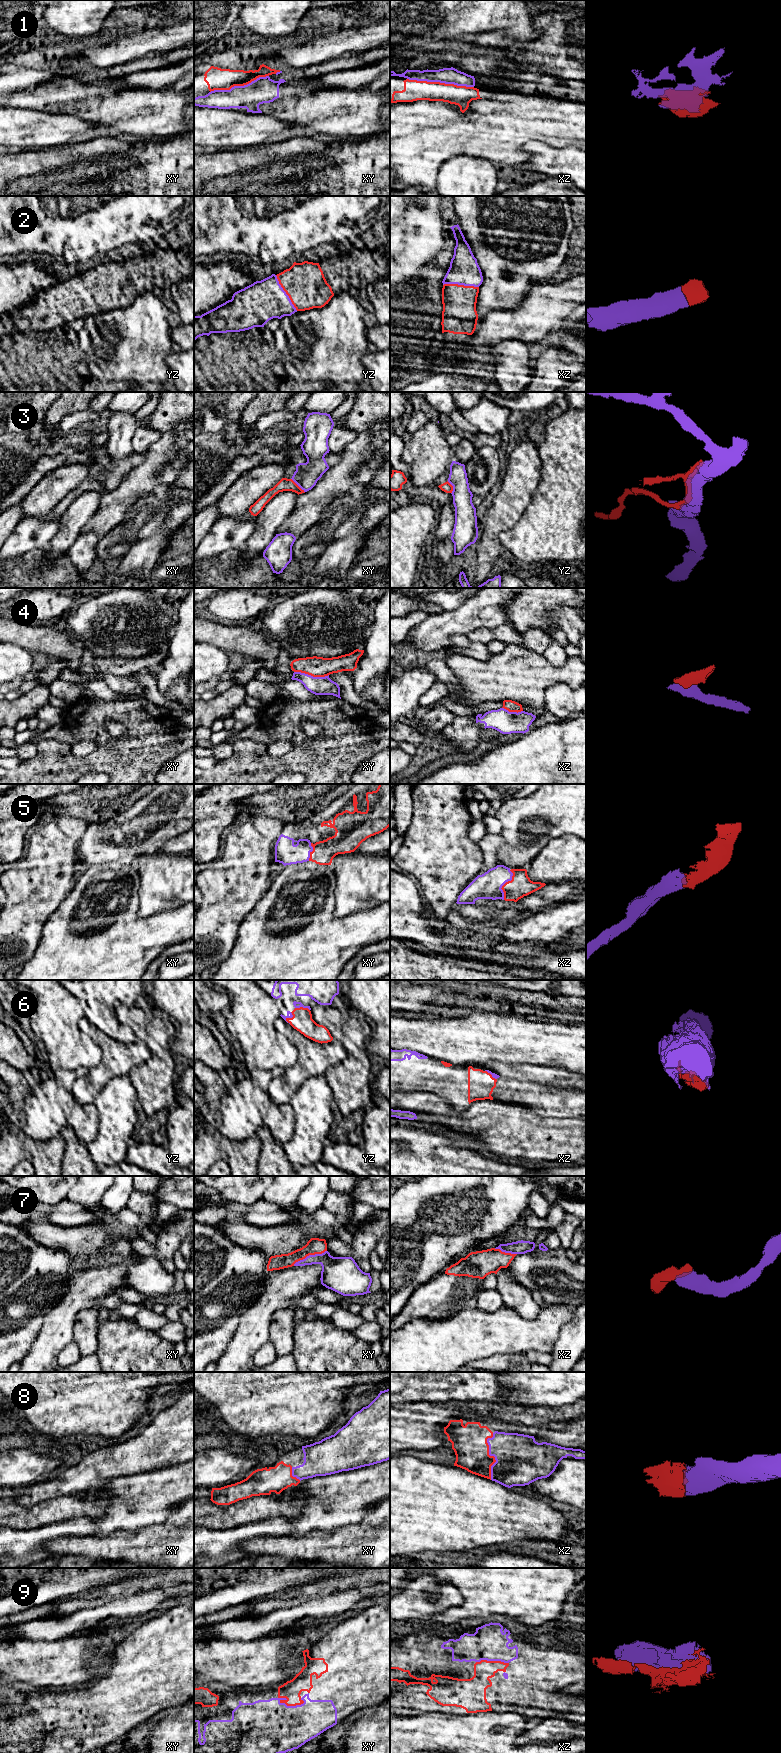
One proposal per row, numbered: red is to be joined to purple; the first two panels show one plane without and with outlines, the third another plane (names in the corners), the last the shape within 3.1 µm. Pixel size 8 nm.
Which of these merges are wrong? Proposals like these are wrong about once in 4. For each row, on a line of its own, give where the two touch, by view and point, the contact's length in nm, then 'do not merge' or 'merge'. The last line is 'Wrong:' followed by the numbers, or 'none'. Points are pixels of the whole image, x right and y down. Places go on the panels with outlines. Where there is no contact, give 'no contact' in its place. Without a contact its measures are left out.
1: xz (440, 82) | 550 nm | merge
2: yz (285, 293) | 340 nm | merge
3: xy (297, 484) | 160 nm | do not merge
4: xy (310, 675) | 280 nm | do not merge
5: xz (504, 883) | 240 nm | merge
6: yz (302, 1006) | 120 nm | merge
7: xy (309, 1255) | 300 nm | merge
8: xz (491, 1455) | 380 nm | merge
9: xy (290, 1706) | 220 nm | merge
Wrong: 3, 4

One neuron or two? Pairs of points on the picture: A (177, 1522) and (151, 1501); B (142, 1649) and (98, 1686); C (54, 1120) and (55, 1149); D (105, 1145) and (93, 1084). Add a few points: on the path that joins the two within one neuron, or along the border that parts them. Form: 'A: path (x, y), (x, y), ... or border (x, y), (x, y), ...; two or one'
A: border (183, 1502), (169, 1511); two
B: path (131, 1659), (126, 1659), (109, 1678); one
C: border (60, 1134), (47, 1140), (35, 1141); two
D: border (99, 1092), (94, 1097); two

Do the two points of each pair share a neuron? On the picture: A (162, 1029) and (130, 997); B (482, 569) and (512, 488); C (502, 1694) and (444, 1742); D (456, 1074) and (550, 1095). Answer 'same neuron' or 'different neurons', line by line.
A: different neurons
B: same neuron
C: different neurons
D: same neuron

